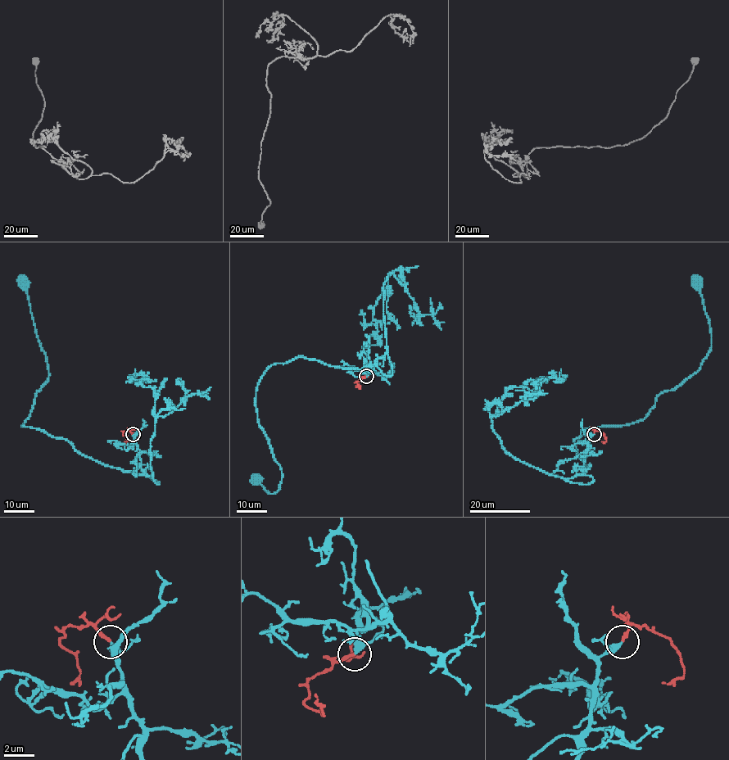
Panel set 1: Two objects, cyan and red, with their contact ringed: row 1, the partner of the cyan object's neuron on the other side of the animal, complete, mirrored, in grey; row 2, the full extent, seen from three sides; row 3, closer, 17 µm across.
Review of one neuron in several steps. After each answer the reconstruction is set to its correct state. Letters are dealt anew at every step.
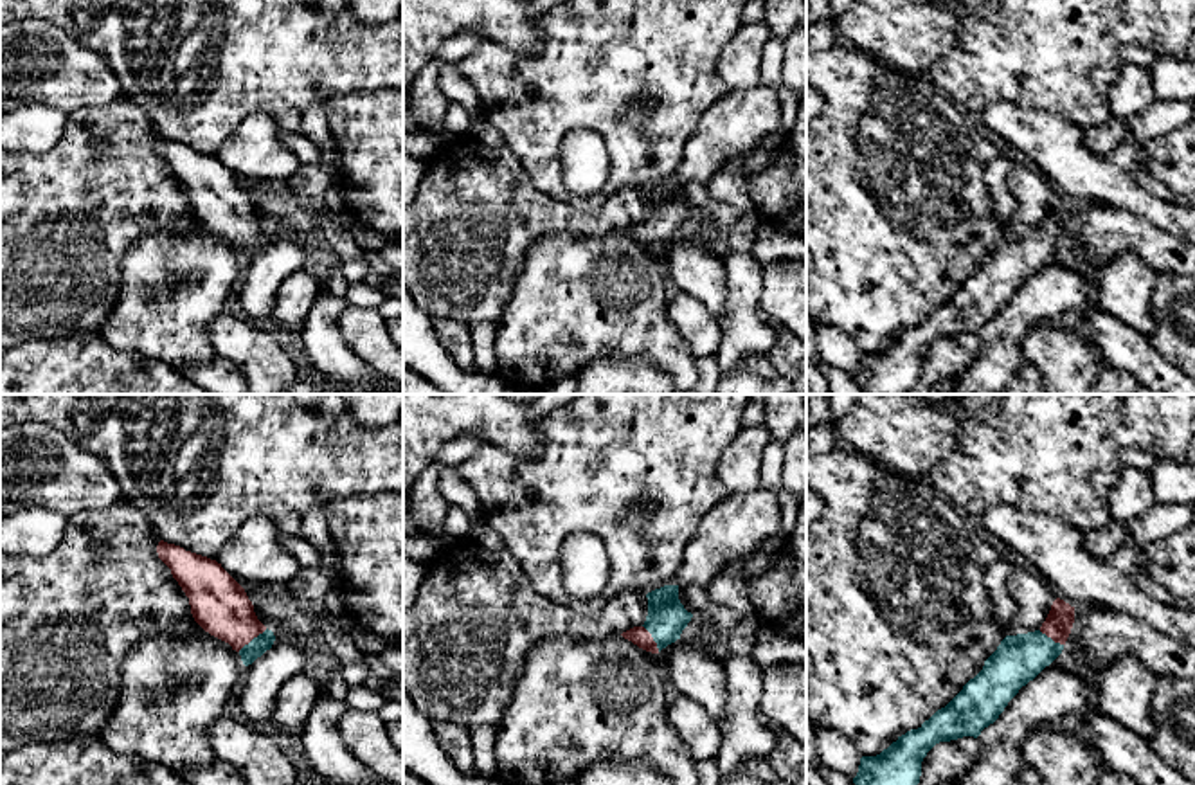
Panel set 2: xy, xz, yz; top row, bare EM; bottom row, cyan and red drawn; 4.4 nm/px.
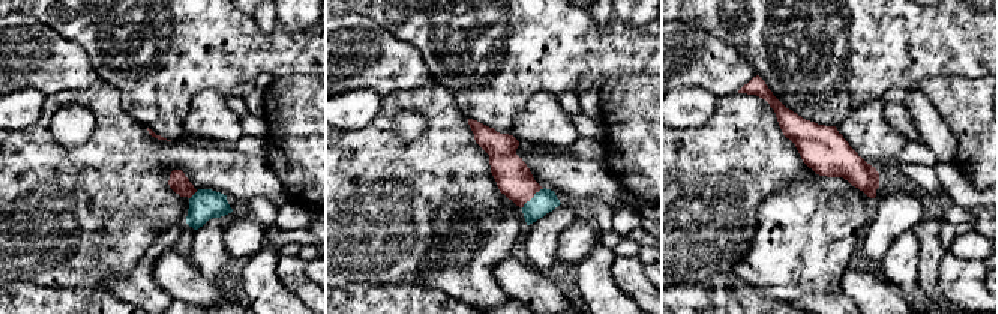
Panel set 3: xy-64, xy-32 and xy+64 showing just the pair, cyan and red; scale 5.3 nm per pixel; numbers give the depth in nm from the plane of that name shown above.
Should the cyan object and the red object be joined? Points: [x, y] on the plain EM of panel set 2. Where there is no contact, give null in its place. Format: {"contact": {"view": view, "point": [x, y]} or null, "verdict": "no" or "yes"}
{"contact": {"view": "xy", "point": [254, 234]}, "verdict": "yes"}

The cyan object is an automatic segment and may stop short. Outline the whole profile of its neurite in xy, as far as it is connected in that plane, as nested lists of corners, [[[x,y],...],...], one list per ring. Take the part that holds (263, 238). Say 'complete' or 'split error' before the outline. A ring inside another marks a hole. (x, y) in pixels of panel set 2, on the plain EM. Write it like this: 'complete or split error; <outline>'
split error; [[[164,137],[157,149],[189,194],[194,218],[229,239],[245,263],[272,245],[274,229],[257,216],[245,185],[221,160]]]

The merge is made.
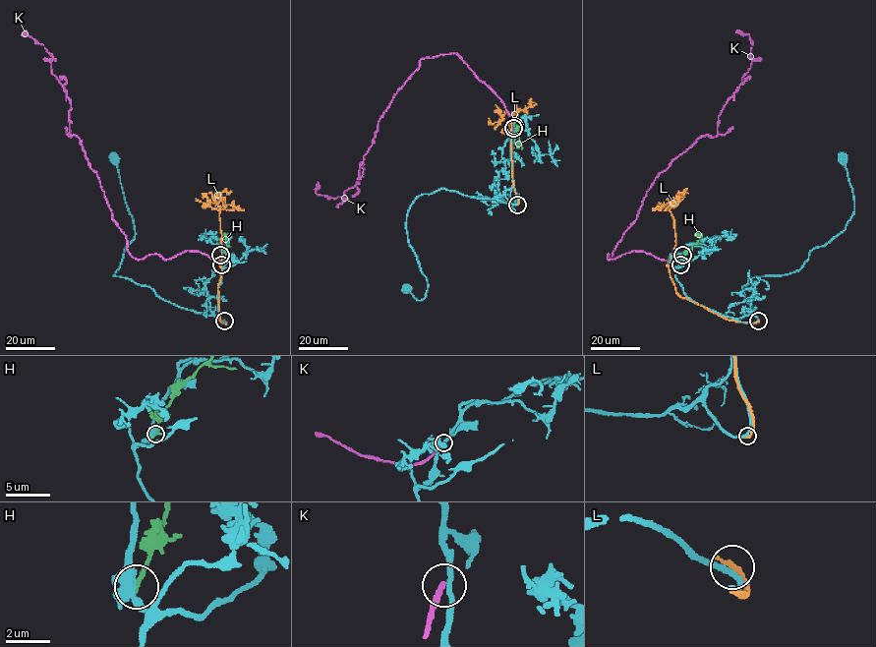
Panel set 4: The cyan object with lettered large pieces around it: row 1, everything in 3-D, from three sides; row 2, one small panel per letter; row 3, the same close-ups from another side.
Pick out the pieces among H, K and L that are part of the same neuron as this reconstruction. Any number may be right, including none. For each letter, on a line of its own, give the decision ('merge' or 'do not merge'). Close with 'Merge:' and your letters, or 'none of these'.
H: do not merge
K: do not merge
L: do not merge
Merge: none of these

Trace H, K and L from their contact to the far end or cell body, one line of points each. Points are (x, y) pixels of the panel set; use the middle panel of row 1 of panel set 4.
H: (514, 127), (518, 132), (518, 146), (513, 141)
K: (513, 128), (501, 100), (455, 53), (422, 58), (378, 121), (358, 182), (335, 199), (317, 194), (318, 182)
L: (517, 204), (510, 121), (514, 115), (513, 122), (510, 117), (513, 130), (517, 132), (522, 123)

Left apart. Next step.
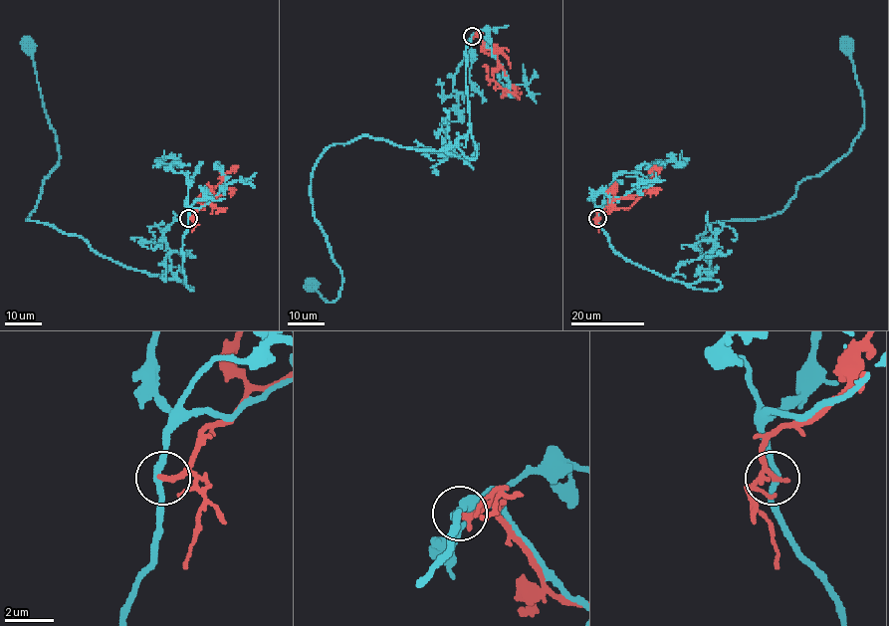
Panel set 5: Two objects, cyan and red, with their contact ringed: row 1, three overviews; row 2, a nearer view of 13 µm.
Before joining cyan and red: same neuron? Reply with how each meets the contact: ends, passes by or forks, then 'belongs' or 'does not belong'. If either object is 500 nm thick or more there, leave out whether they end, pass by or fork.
cyan passes by | red ends | does not belong

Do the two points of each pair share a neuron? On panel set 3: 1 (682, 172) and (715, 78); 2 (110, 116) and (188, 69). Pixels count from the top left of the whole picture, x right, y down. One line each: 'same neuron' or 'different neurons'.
1: different neurons
2: different neurons

